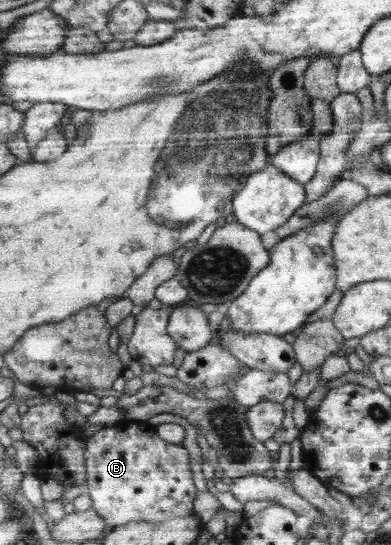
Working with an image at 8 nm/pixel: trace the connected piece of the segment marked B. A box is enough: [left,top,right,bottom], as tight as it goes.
[84,419,196,529]

